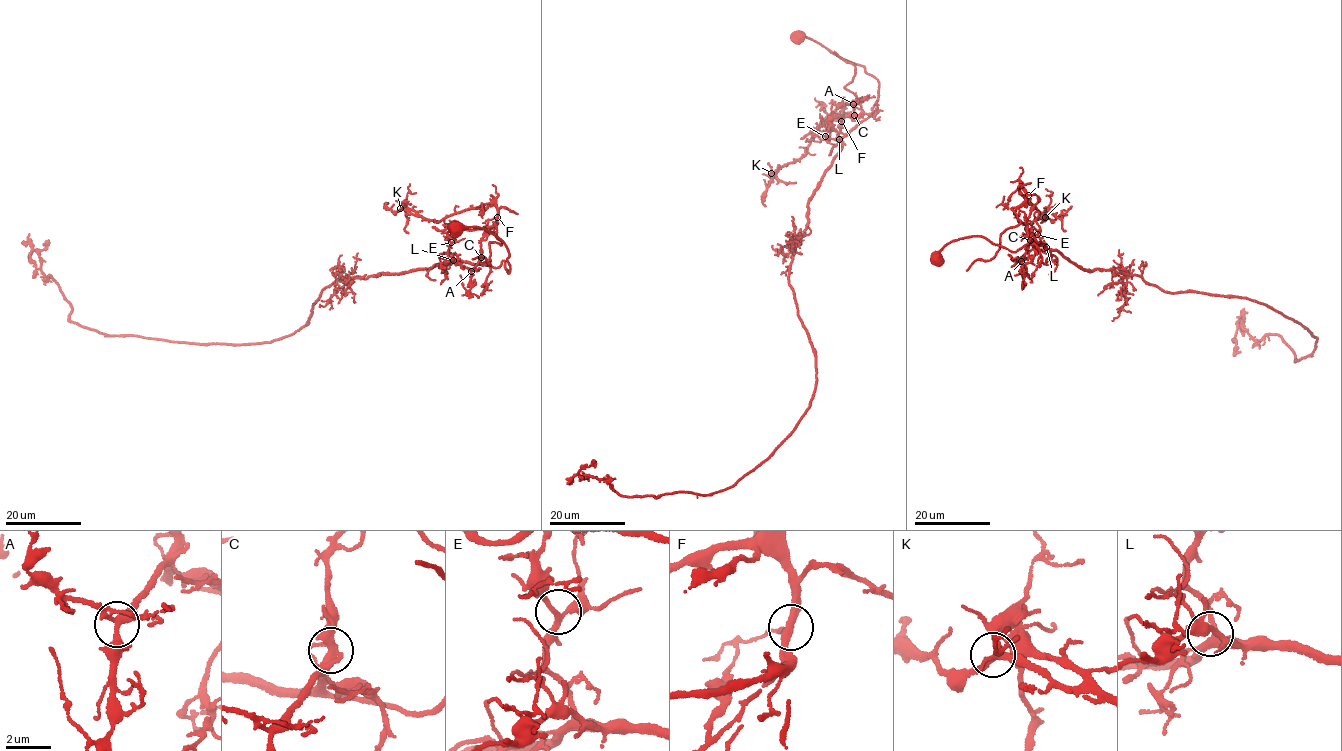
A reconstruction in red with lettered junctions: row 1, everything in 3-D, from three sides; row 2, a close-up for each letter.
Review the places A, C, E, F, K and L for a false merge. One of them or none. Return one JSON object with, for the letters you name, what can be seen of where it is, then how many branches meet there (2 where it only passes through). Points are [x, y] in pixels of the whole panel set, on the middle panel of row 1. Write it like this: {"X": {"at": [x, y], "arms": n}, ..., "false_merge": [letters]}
{"F": {"at": [841, 121], "arms": 3}, "false_merge": ["F"]}

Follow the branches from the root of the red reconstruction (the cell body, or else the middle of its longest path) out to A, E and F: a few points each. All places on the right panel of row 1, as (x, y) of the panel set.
A: (937, 259), (946, 244), (970, 236), (983, 236), (1015, 252), (1032, 234), (1040, 245), (1029, 245), (1021, 261)
E: (937, 259), (946, 244), (970, 236), (983, 236), (1015, 252), (1032, 234), (1045, 248), (1037, 234)
F: (937, 259), (946, 244), (970, 236), (1015, 252), (1032, 234), (1040, 245), (1028, 232), (1038, 201), (1028, 195)

